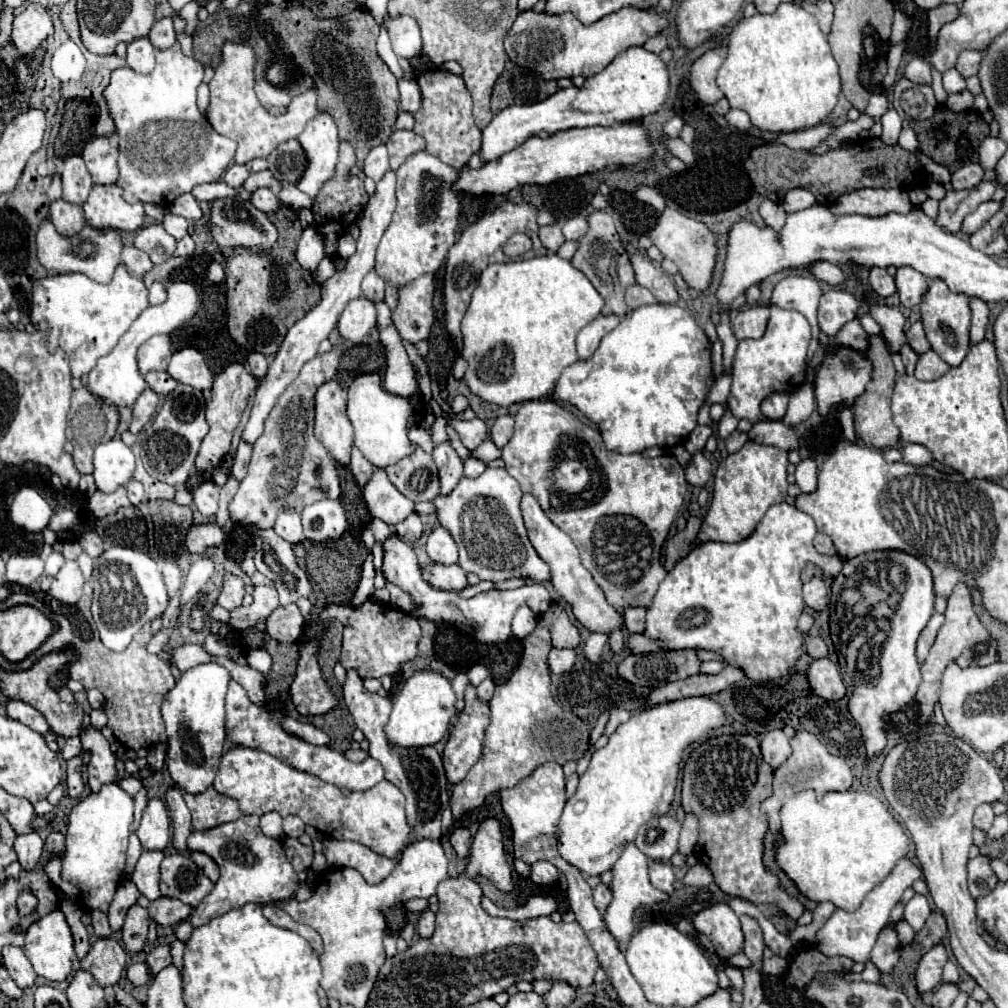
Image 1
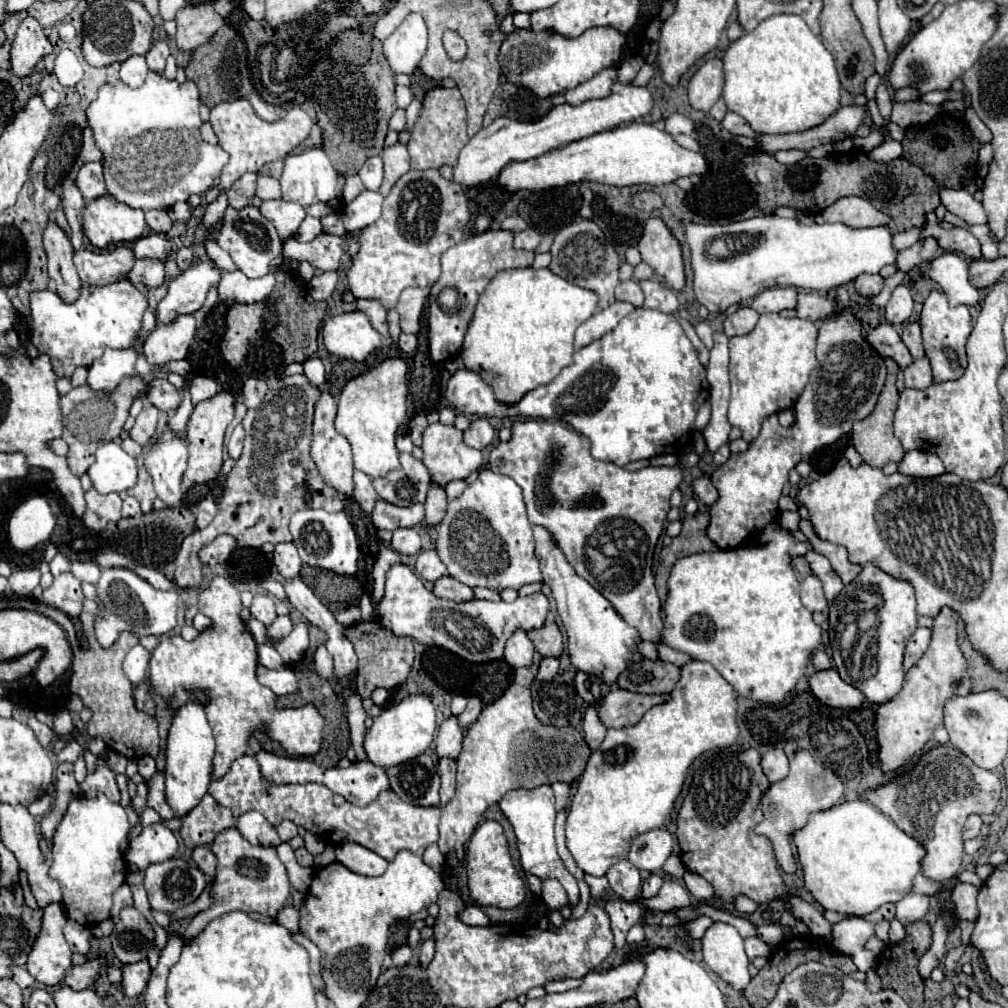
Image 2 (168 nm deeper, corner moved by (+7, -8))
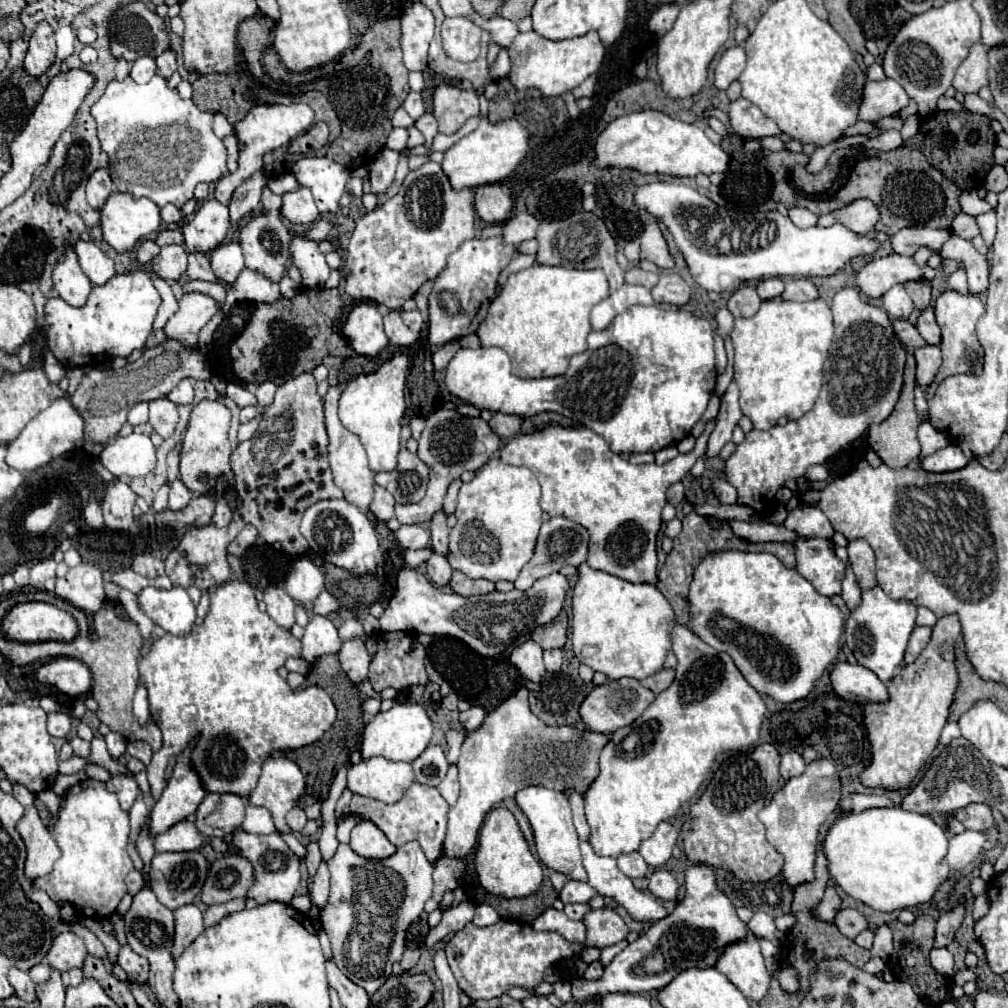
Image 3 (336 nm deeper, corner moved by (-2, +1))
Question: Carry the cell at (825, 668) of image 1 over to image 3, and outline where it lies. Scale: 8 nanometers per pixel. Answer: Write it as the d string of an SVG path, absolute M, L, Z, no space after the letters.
M836 663L830 681L834 691L854 703L884 703L888 701L888 685L870 669L852 663Z

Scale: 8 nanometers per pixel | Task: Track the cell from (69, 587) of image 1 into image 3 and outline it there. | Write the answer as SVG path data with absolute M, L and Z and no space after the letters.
M80 563L60 579L56 579L56 591L60 599L70 601L74 607L82 611L98 611L106 601L102 589L102 571L96 565Z

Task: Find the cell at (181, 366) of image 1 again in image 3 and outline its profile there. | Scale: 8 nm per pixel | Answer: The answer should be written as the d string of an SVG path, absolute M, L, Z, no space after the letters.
M228 383L226 387L226 395L240 407L246 407L246 405L254 405L258 407L258 401L256 401L256 395L246 389L246 387L240 387L240 385L234 385L234 383Z

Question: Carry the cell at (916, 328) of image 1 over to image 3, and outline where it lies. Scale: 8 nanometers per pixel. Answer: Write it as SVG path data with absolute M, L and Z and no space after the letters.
M924 309L918 317L918 323L916 323L920 335L926 339L926 343L930 345L940 345L940 327L936 323L936 317L934 317L934 309Z

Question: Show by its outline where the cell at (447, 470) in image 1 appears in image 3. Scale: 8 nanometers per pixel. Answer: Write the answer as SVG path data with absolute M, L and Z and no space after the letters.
M438 511L430 521L430 537L432 537L432 549L438 555L448 555L448 527L446 527L446 515Z

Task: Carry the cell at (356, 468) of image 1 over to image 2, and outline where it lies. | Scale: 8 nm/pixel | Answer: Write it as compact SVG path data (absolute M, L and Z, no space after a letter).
M355 470L355 474L353 474L353 482L355 482L353 498L355 498L357 504L369 514L369 512L373 510L375 500L379 498L377 492L373 490L373 482L371 482L371 478L369 478L367 474L363 474L363 472L359 472L359 470Z

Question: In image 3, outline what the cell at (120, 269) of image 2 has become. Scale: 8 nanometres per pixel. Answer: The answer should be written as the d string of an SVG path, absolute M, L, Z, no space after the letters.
M144 241L138 249L138 263L148 263L160 253L160 247L154 241Z

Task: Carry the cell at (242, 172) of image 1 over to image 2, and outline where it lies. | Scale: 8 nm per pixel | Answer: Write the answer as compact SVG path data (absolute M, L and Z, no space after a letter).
M221 190L219 196L217 196L217 200L211 202L211 204L207 204L205 216L203 216L203 226L213 226L213 224L217 224L217 222L221 220L221 214L225 212L227 204L229 204L229 202L227 202L227 190Z

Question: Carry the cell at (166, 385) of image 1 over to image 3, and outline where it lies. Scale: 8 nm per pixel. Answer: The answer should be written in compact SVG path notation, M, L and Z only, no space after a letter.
M182 379L174 389L172 393L168 395L168 399L176 405L184 405L184 403L192 403L194 399L194 387L192 387L192 379Z

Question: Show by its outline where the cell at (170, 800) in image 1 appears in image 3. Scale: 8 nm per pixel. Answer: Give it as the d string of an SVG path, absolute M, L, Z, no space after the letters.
M226 581L224 585L218 585L218 589L212 589L210 591L210 613L206 615L204 623L202 625L194 625L192 633L186 635L186 637L176 637L176 635L170 635L166 633L162 639L154 641L148 649L148 653L144 653L140 659L138 659L138 671L140 671L140 681L142 685L148 689L148 701L150 701L150 715L152 719L156 721L156 725L160 727L162 731L162 749L156 751L152 755L152 763L148 765L146 773L148 773L148 781L150 781L150 789L152 789L152 797L158 801L160 793L164 791L170 775L172 775L172 769L176 765L176 759L182 755L182 751L190 745L192 739L196 739L196 745L194 747L200 747L200 761L204 761L204 771L208 771L208 791L210 793L234 793L234 795L242 795L242 797L248 797L250 791L256 787L258 783L258 777L260 777L260 767L264 763L264 759L274 753L274 751L288 751L288 749L300 749L300 747L306 747L314 741L318 741L334 723L336 719L336 707L332 703L332 699L328 697L328 694L320 687L310 686L304 691L292 691L290 685L286 683L286 679L282 679L278 675L278 669L284 667L284 661L288 657L300 657L302 655L302 643L300 639L296 639L288 629L276 625L268 613L260 613L258 611L258 601L254 597L254 589L248 585L248 583L240 583L240 581Z

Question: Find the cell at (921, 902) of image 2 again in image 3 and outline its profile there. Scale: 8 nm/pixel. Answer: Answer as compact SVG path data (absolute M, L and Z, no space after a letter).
M992 827L988 831L966 829L964 833L952 837L946 861L950 861L950 865L954 865L954 871L960 871L968 863L972 863L982 849L986 849L986 851L994 849L1000 843L1000 839L1002 839L1002 833L998 827Z

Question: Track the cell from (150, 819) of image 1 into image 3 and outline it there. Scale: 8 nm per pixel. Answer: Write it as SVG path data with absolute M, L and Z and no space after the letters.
M180 821L166 833L154 837L156 851L196 851L204 843L202 833L190 821Z

